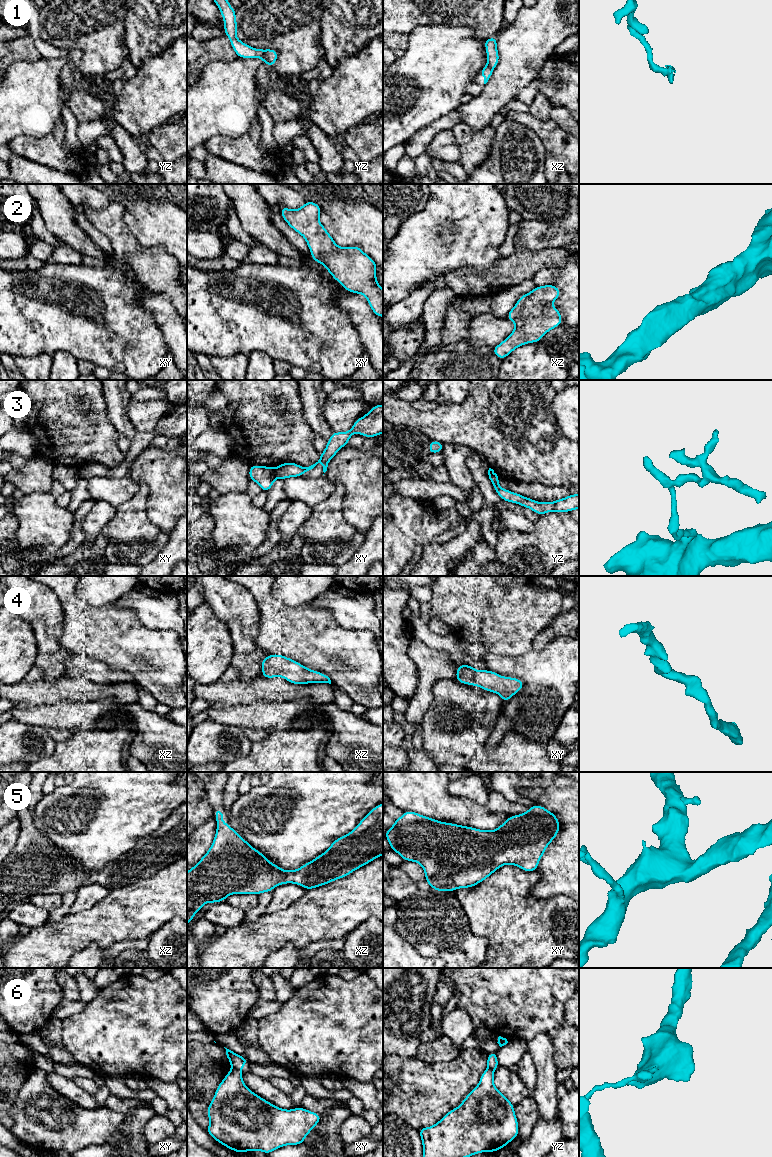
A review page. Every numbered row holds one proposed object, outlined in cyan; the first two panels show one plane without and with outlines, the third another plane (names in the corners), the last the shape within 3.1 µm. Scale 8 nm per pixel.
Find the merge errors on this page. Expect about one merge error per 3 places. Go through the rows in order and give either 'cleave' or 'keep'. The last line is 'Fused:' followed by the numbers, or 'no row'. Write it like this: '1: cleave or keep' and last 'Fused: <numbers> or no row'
1: cleave
2: keep
3: cleave
4: keep
5: keep
6: cleave
Fused: 1, 3, 6

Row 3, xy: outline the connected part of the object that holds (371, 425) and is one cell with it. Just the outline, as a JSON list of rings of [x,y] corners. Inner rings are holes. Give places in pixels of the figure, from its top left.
[[[383,404],[372,406],[365,416],[355,421],[349,431],[333,432],[327,441],[325,450],[320,454],[320,458],[315,464],[309,467],[302,467],[294,462],[285,462],[274,469],[275,476],[283,480],[289,477],[300,477],[305,472],[313,469],[318,463],[323,465],[323,472],[325,473],[329,461],[341,448],[349,444],[350,437],[355,433],[367,438],[376,437],[383,433]]]

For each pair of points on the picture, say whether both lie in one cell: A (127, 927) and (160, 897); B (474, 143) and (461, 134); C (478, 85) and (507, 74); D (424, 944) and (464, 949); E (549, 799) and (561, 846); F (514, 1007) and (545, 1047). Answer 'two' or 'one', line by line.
A: one
B: one
C: two
D: one
E: one
F: two

